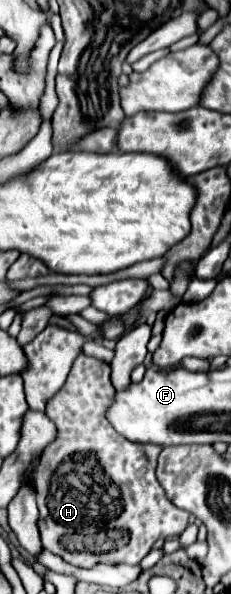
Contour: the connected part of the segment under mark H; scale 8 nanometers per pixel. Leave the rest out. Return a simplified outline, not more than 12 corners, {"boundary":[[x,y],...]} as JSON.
{"boundary":[[81,352],[47,400],[41,544],[67,564],[139,564],[189,514],[161,448],[105,418],[107,362]]}

